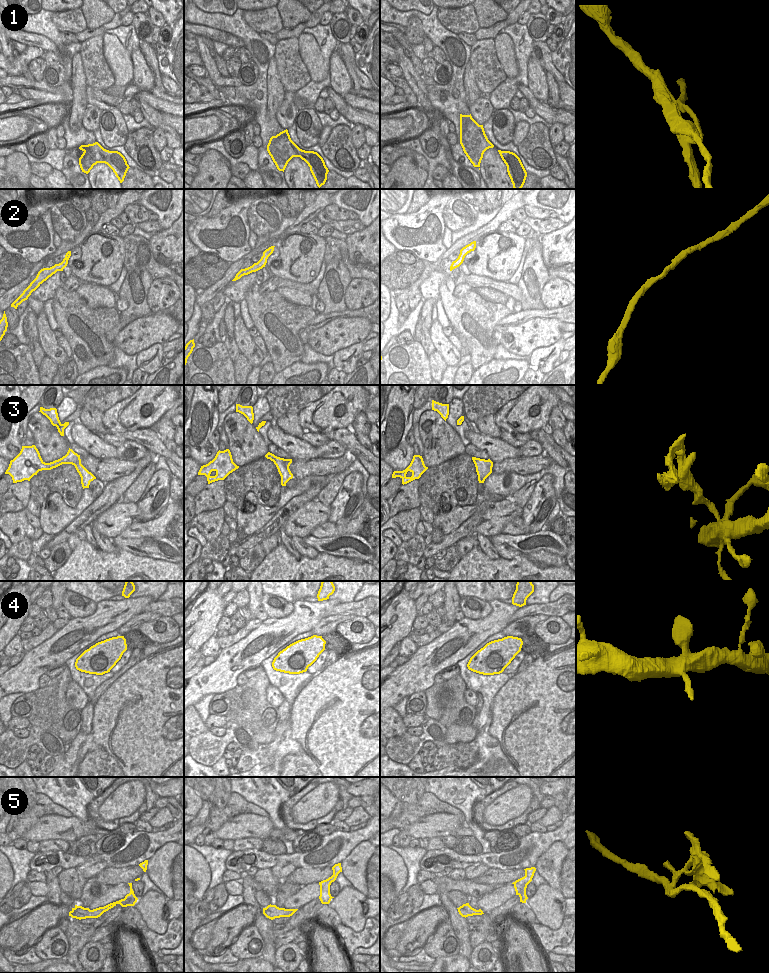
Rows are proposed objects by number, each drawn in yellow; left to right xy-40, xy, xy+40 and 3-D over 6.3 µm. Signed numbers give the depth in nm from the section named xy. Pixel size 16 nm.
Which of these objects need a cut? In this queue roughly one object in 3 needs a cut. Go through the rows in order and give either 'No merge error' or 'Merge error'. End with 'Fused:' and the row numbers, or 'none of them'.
1: Merge error
2: No merge error
3: Merge error
4: No merge error
5: Merge error
Fused: 1, 3, 5.

